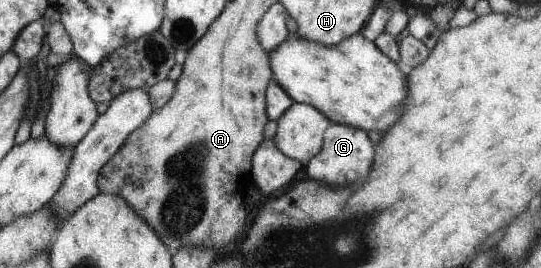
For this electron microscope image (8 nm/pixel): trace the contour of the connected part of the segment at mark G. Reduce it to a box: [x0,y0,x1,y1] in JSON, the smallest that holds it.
[305,123,372,185]

